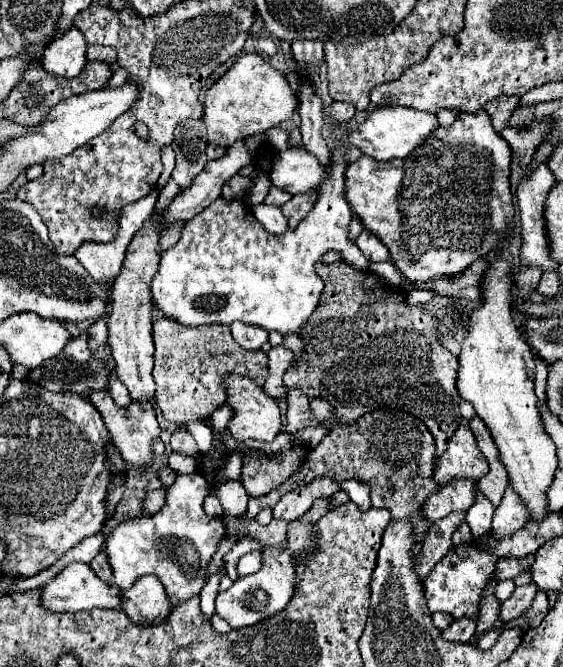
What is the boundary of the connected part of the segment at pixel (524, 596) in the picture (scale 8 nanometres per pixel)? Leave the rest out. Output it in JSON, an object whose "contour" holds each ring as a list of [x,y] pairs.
{"contour":[[[534,583],[516,587],[514,593],[512,593],[506,601],[502,601],[500,619],[502,619],[502,621],[512,621],[512,619],[516,619],[516,617],[522,617],[522,615],[530,609],[530,605],[532,605],[534,595],[536,595],[536,589],[538,589],[538,587],[536,587]]]}

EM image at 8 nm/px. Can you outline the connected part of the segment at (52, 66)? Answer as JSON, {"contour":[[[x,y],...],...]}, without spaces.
{"contour":[[[72,29],[62,37],[54,39],[42,57],[42,67],[46,73],[56,77],[76,77],[86,65],[86,39],[80,31]]]}

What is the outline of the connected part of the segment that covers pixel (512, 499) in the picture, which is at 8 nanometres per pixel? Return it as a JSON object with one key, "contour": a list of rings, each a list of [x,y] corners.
{"contour":[[[508,485],[500,507],[494,511],[492,535],[494,537],[508,537],[514,531],[518,531],[520,527],[524,527],[526,521],[528,521],[528,509],[522,503],[520,495],[516,495],[516,491]]]}

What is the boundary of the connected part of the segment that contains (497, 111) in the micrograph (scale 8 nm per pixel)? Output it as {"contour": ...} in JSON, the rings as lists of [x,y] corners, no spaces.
{"contour":[[[512,95],[512,97],[494,99],[492,103],[488,103],[488,107],[484,107],[484,109],[490,113],[496,131],[502,131],[502,129],[508,127],[508,121],[510,121],[516,105],[518,105],[518,97]]]}

